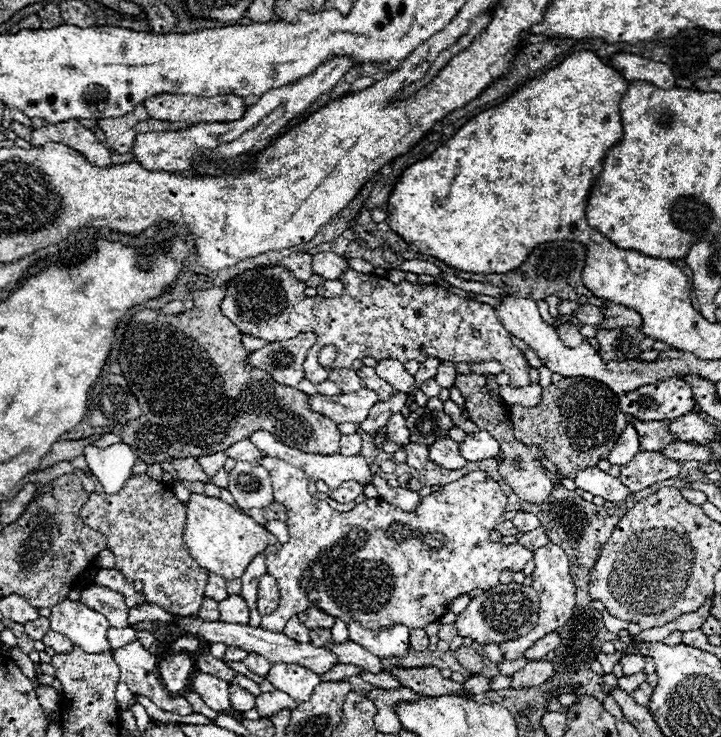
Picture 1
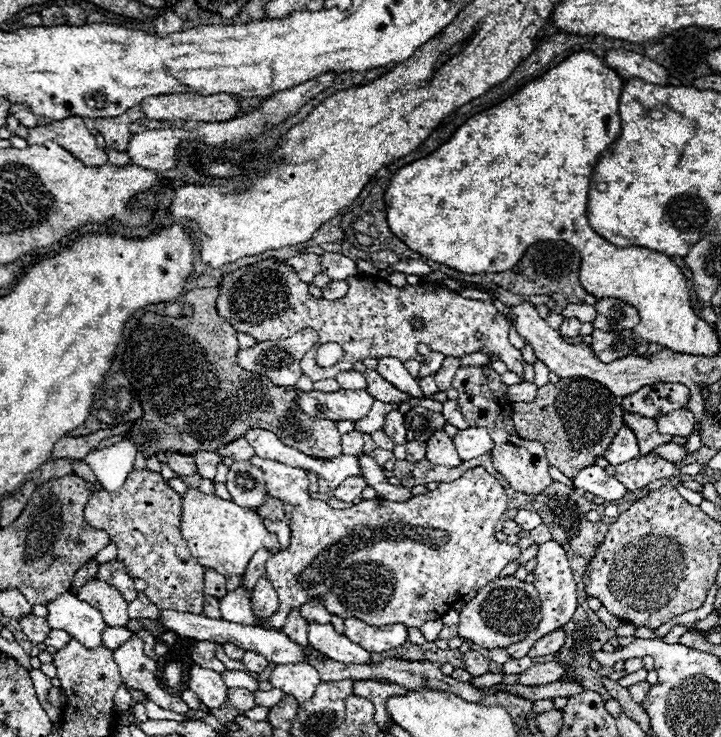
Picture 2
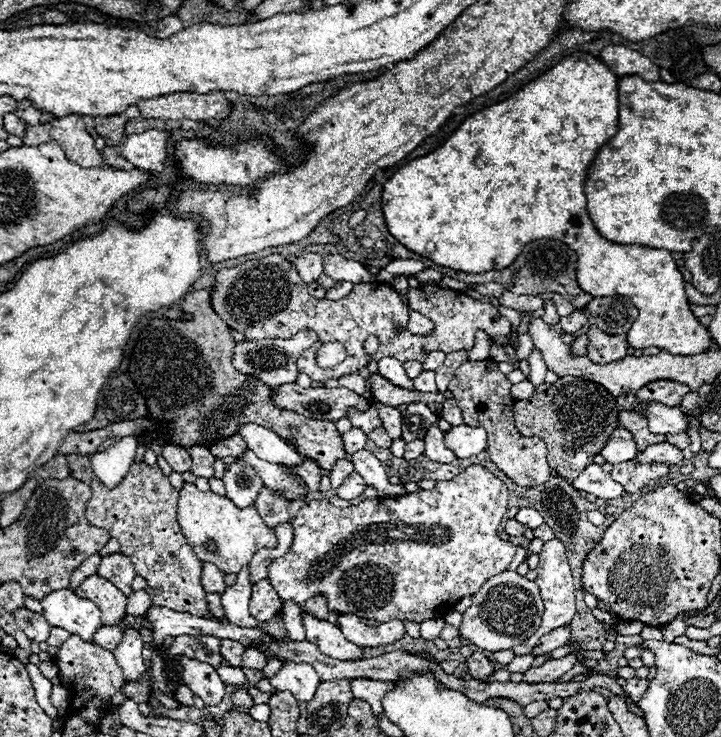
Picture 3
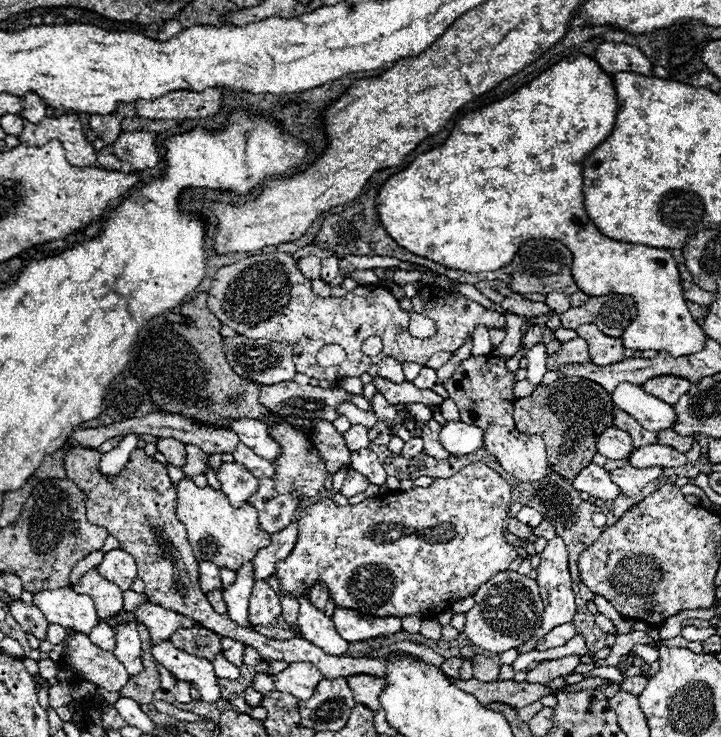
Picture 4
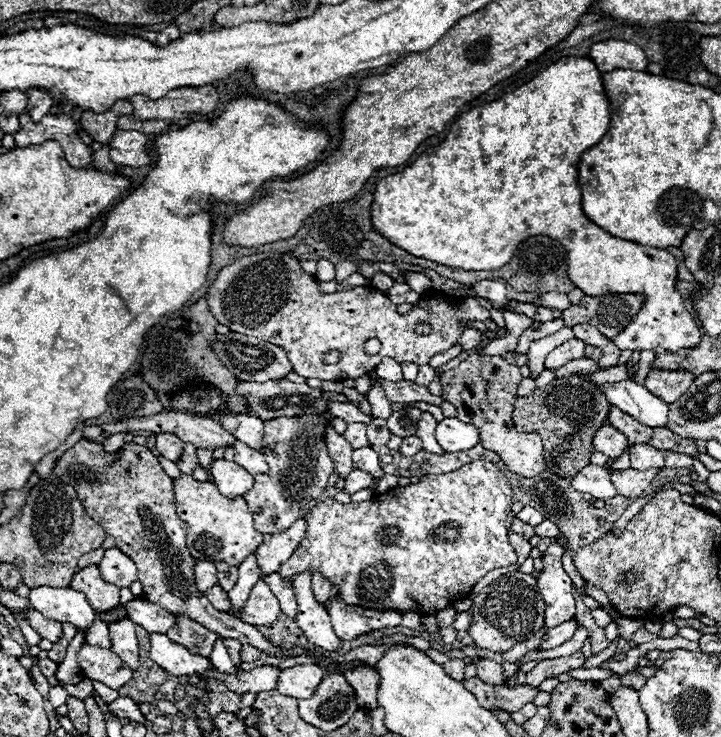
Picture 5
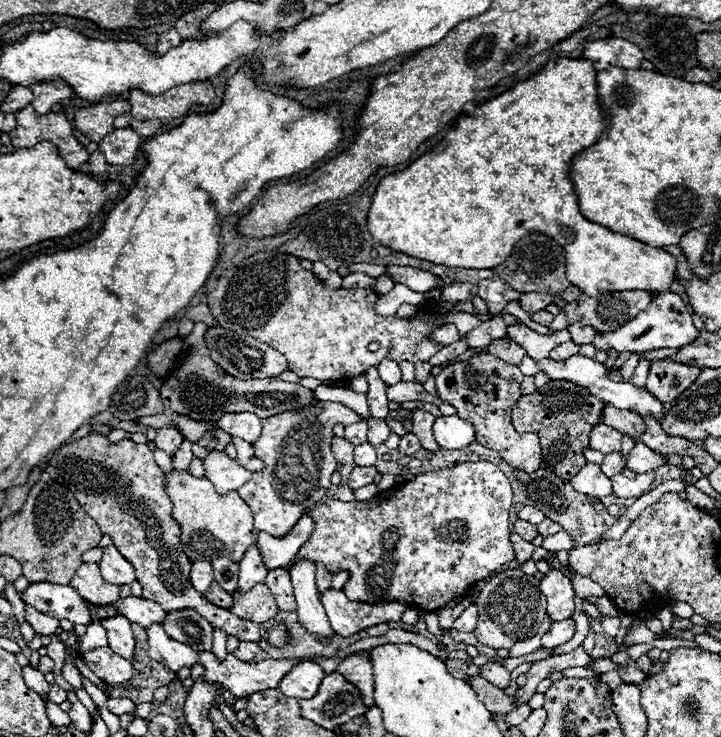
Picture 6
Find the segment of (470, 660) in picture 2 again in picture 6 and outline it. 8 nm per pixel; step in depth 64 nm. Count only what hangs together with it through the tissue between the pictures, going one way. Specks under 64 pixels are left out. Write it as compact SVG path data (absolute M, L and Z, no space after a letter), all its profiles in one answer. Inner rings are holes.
M488 662L480 666L480 676L486 678L490 684L496 684L496 688L508 688L510 684L510 672L498 662Z

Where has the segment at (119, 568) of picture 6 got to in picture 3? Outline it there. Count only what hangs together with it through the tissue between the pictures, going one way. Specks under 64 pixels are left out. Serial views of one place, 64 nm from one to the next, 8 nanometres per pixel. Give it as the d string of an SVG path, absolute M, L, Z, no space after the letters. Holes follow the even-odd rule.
M120 552L102 558L100 568L98 568L98 576L104 576L104 578L110 580L112 584L116 584L116 588L120 588L126 596L130 596L130 594L134 592L134 590L132 590L132 580L136 578L134 566L132 566L132 562L128 562L128 558L122 556Z

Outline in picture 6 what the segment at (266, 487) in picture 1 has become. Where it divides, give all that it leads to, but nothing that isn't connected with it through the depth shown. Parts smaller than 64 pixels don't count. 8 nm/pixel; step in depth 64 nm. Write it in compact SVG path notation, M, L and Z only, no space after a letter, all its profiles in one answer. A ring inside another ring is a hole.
M216 450L206 456L204 468L206 468L206 478L212 480L212 484L220 494L234 492L252 478L252 472L236 464L234 458L228 458L224 452Z

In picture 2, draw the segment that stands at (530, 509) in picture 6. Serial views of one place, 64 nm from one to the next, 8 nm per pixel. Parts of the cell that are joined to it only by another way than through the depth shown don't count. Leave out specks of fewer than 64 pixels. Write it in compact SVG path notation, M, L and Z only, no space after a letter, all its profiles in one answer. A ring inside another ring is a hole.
M520 510L520 512L516 514L514 522L516 522L522 530L534 530L536 526L542 524L542 518L540 518L536 512L532 512L532 510Z

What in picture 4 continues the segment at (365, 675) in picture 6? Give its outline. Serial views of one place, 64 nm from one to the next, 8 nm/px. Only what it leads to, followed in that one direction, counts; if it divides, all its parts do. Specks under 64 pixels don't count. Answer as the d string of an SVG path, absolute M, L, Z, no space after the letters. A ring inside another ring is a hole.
M348 676L346 678L356 702L368 704L368 708L372 708L374 712L380 710L380 692L386 688L386 680L384 678L374 678L374 676Z

